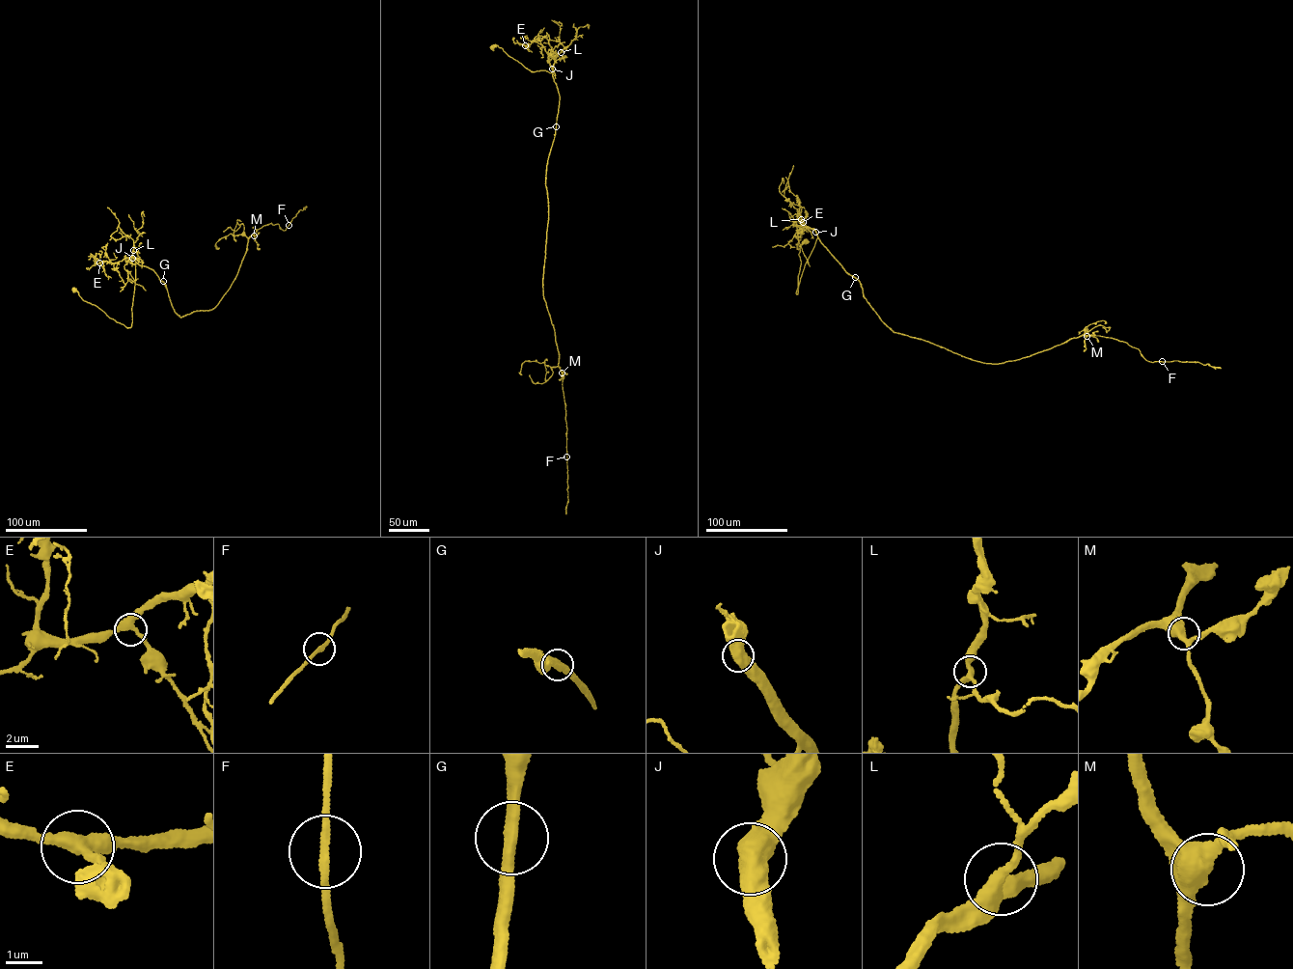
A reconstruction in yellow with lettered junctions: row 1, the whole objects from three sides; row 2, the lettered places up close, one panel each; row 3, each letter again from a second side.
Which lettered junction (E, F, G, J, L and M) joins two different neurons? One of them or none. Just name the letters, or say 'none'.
none

